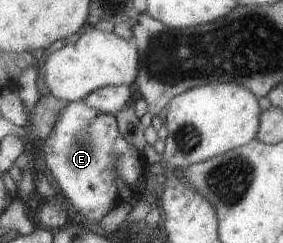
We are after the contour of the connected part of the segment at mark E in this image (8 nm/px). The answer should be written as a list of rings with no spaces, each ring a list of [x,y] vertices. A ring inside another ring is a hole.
[[[82,100],[66,102],[61,108],[51,133],[43,140],[39,154],[62,194],[86,225],[99,222],[103,215],[121,202],[115,179],[122,179],[131,187],[143,175],[146,163],[137,149],[119,134],[114,115],[96,112]]]

